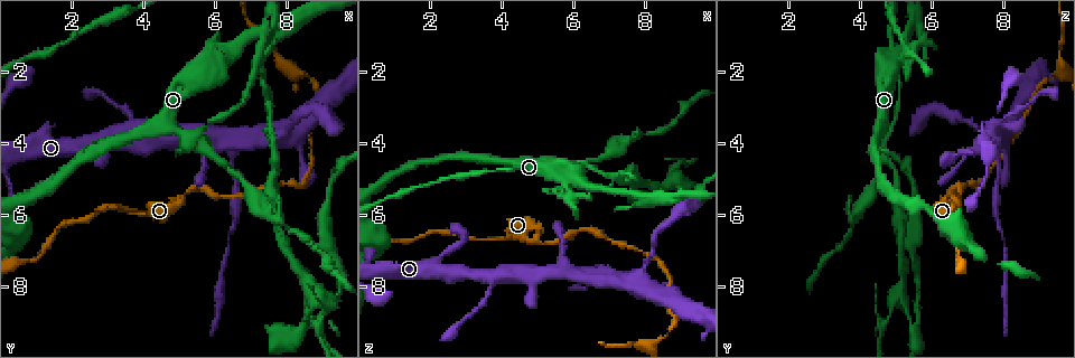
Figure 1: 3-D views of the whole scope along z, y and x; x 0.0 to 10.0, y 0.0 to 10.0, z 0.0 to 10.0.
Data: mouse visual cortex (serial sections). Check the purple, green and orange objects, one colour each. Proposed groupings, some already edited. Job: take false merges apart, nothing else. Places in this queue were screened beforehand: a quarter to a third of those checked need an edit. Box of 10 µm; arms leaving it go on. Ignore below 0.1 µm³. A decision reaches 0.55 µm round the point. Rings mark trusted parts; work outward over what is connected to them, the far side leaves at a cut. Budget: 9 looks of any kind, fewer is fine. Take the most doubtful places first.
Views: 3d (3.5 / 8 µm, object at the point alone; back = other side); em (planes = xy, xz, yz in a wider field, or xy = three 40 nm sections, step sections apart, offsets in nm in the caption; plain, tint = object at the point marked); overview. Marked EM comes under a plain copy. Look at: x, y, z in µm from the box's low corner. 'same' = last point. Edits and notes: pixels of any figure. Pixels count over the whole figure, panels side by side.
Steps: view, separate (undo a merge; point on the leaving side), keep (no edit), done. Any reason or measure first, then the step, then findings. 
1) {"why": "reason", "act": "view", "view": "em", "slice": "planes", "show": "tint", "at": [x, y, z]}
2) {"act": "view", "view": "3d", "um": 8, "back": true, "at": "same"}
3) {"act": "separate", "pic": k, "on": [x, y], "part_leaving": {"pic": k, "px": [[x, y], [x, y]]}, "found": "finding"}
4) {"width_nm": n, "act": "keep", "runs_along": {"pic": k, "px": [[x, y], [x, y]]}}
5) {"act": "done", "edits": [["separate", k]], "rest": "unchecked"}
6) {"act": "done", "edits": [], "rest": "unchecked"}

{"why": "three arms meet", "act": "view", "view": "3d", "um": 3.5, "at": [6.45, 4.00, 7.70]}

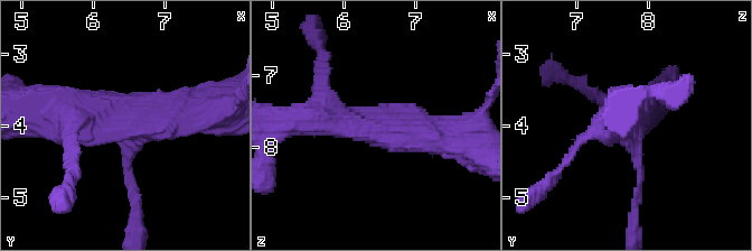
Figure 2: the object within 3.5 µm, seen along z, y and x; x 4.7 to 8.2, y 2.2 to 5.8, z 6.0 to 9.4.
{"arms": 3, "arm_widths_nm": [150, 400, 450], "act": "view", "view": "em", "slice": "xy", "step": 2, "show": "tint", "at": [6.40, 4.00, 7.70]}

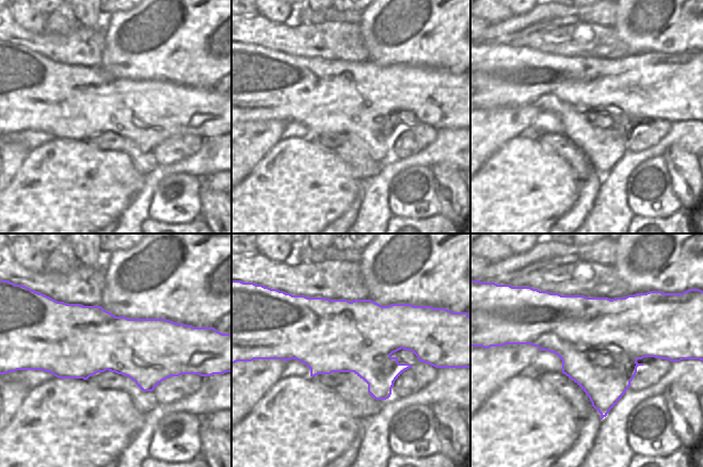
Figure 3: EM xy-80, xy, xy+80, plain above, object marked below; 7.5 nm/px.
{"why": "cut it another way", "act": "view", "view": "em", "slice": "xy", "step": 3, "show": "tint", "at": "same"}

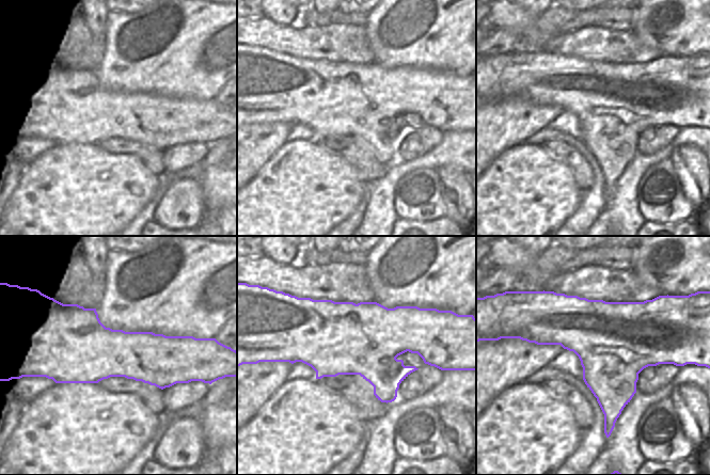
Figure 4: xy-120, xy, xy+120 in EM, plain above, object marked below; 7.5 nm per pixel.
{"act": "separate", "pic": 2, "on": [135, 193], "part_leaving": {"pic": 2, "px": [[129, 154], [135, 232]]}, "found": "two cells meet here"}

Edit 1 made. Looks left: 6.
{"why": "see it whole again", "act": "view", "view": "overview"}

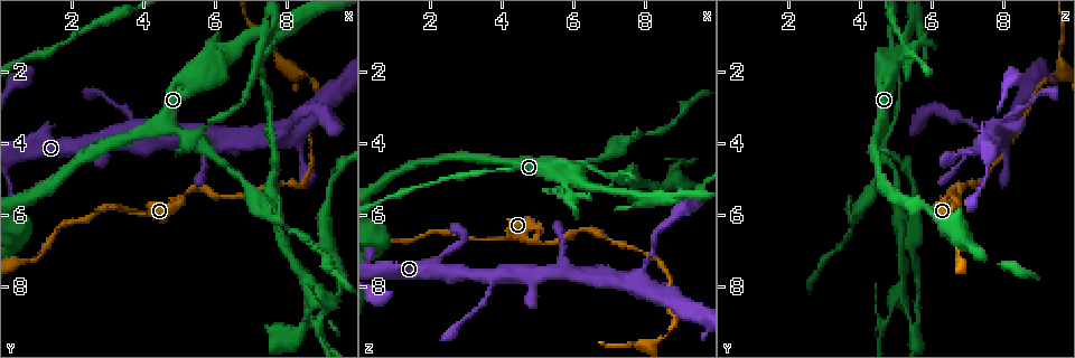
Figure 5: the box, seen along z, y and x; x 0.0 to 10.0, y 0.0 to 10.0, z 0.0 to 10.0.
{"why": "a narrow waist", "act": "view", "view": "3d", "um": 3.5, "at": [8.15, 6.40, 3.75]}

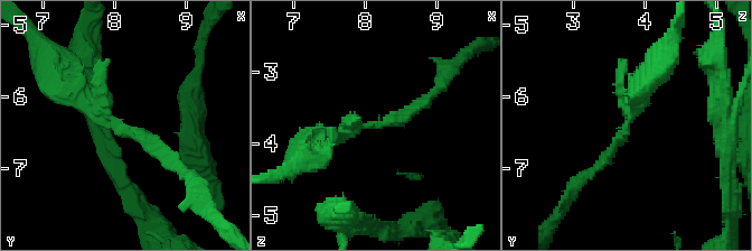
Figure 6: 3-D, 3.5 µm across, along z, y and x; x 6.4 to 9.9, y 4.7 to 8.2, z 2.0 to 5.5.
{"why": "need the tissue", "act": "view", "view": "em", "slice": "xy", "step": 2, "show": "tint", "at": [8.10, 6.45, 3.70]}

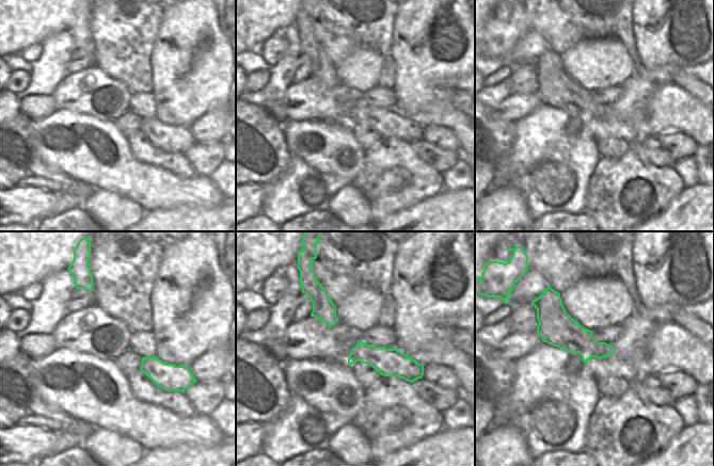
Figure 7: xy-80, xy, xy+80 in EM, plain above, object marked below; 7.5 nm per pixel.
{"act": "view", "view": "em", "slice": "xy", "step": 3, "show": "tint", "at": "same"}

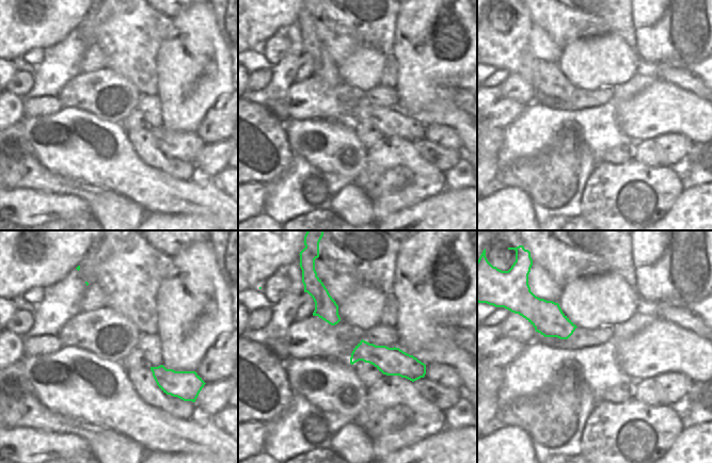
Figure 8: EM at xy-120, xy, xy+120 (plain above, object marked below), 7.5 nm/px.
{"act": "keep", "found": "continuous, no second cell"}

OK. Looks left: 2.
{"why": "narrows sharply", "act": "view", "view": "3d", "um": 3.5, "at": [5.20, 5.40, 6.80]}

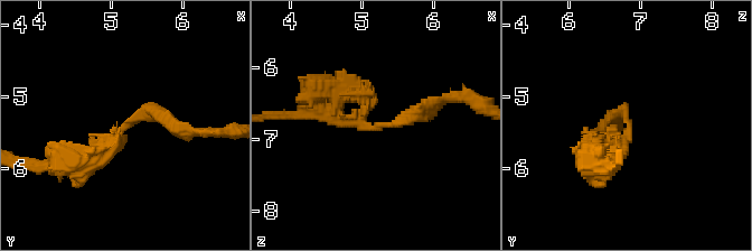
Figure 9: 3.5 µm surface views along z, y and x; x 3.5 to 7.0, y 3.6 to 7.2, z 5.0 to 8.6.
{"act": "view", "view": "em", "slice": "xy", "step": 3, "show": "tint", "at": [5.25, 5.40, 6.80]}

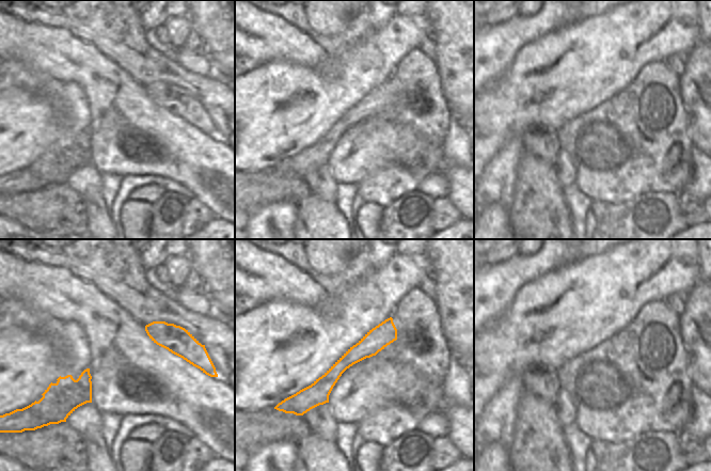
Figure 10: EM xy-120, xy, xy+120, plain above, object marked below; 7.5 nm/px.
{"arm_widths_nm": [200, 250], "act": "keep", "runs_along": {"pic": 10, "px": [[390, 320], [302, 406]]}, "found": "one cell here"}

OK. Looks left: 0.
{"act": "done", "edits": [["separate", 2]], "rest": "unchecked"}

